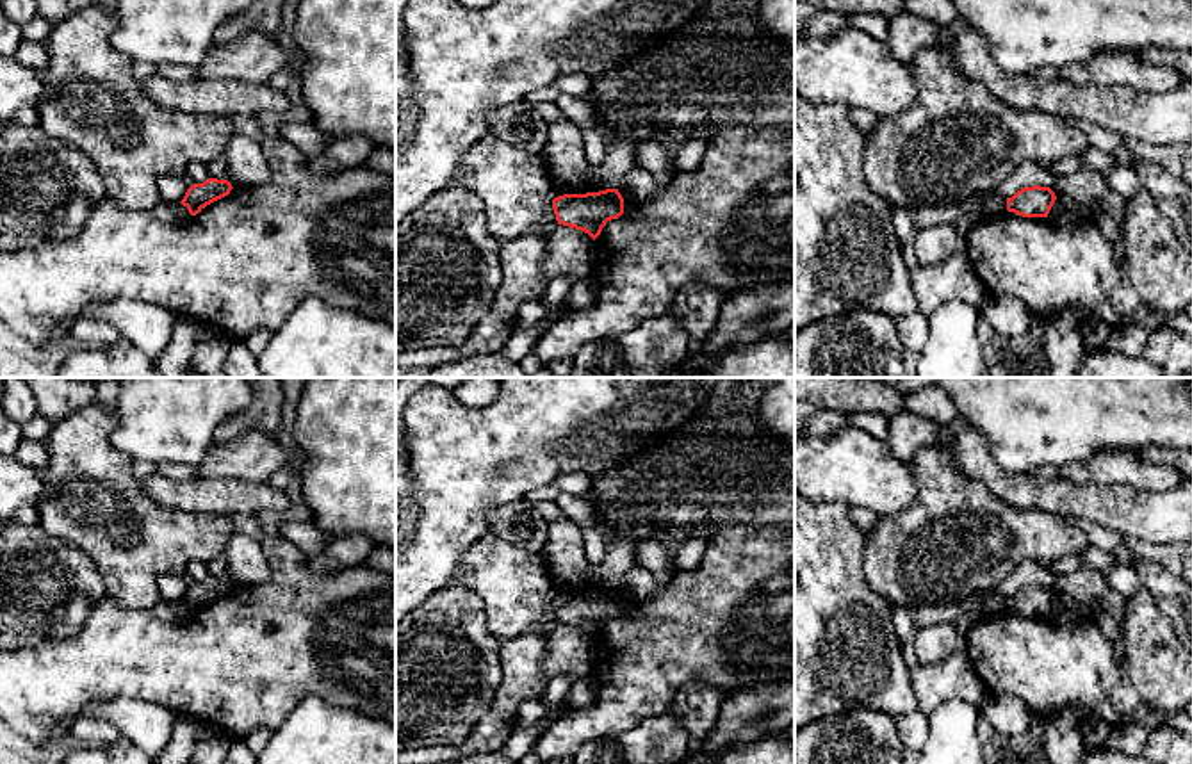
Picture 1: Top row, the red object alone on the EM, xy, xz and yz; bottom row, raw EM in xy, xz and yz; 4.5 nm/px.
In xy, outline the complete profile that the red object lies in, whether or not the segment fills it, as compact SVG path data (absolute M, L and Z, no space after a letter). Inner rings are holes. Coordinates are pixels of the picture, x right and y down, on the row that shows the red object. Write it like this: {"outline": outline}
{"outline": "M208 178L203 183L191 185L180 203L191 215L196 215L207 205L228 196L232 189L233 187L228 180Z"}

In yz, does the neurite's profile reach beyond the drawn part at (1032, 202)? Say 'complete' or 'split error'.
complete

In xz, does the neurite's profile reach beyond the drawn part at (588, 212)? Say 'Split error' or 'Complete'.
Complete

